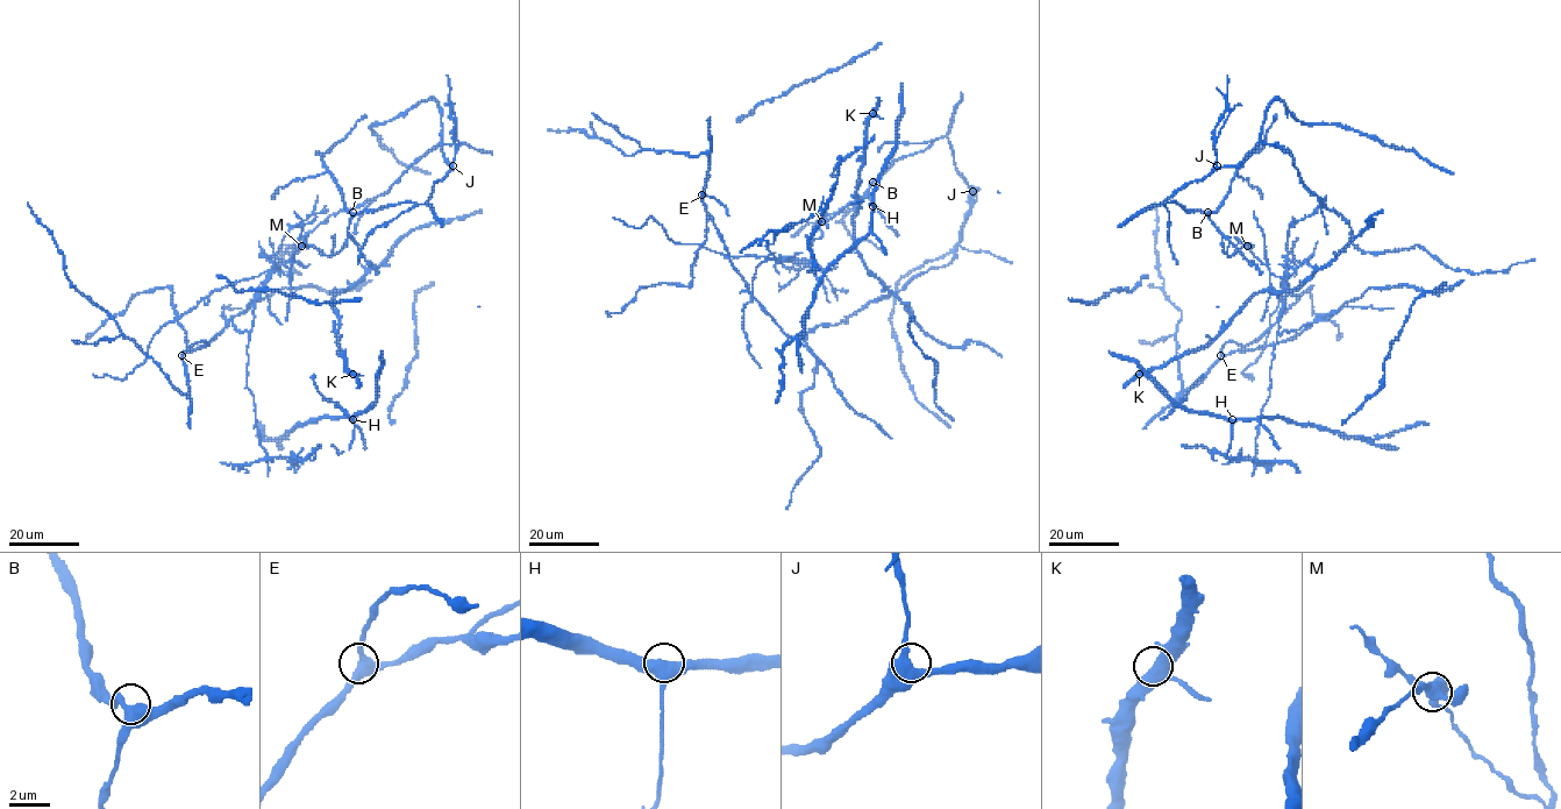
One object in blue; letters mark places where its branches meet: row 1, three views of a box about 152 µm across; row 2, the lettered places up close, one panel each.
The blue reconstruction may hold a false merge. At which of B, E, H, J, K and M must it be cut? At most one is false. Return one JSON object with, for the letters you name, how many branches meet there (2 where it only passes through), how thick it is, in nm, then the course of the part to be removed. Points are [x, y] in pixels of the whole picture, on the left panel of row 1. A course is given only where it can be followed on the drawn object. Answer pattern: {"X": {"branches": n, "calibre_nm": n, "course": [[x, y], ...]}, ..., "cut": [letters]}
{"M": {"branches": 3, "calibre_nm": 480, "course": [[300, 246], [292, 278], [278, 265], [257, 295], [246, 388], [266, 458], [304, 465]]}, "cut": ["M"]}

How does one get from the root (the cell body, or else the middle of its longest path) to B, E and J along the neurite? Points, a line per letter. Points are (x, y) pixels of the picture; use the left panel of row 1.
B: (271, 276), (285, 264), (292, 278), (293, 255), (303, 246), (322, 255), (337, 253), (353, 212)
E: (271, 276), (257, 295), (249, 335), (246, 331), (236, 331), (232, 318), (207, 345), (182, 355)
J: (271, 276), (285, 264), (292, 278), (303, 246), (337, 253), (358, 212), (426, 204), (453, 165)

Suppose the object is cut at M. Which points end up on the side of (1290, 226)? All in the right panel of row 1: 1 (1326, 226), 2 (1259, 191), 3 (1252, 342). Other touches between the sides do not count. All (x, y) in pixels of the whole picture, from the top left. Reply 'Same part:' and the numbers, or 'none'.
Same part: none

